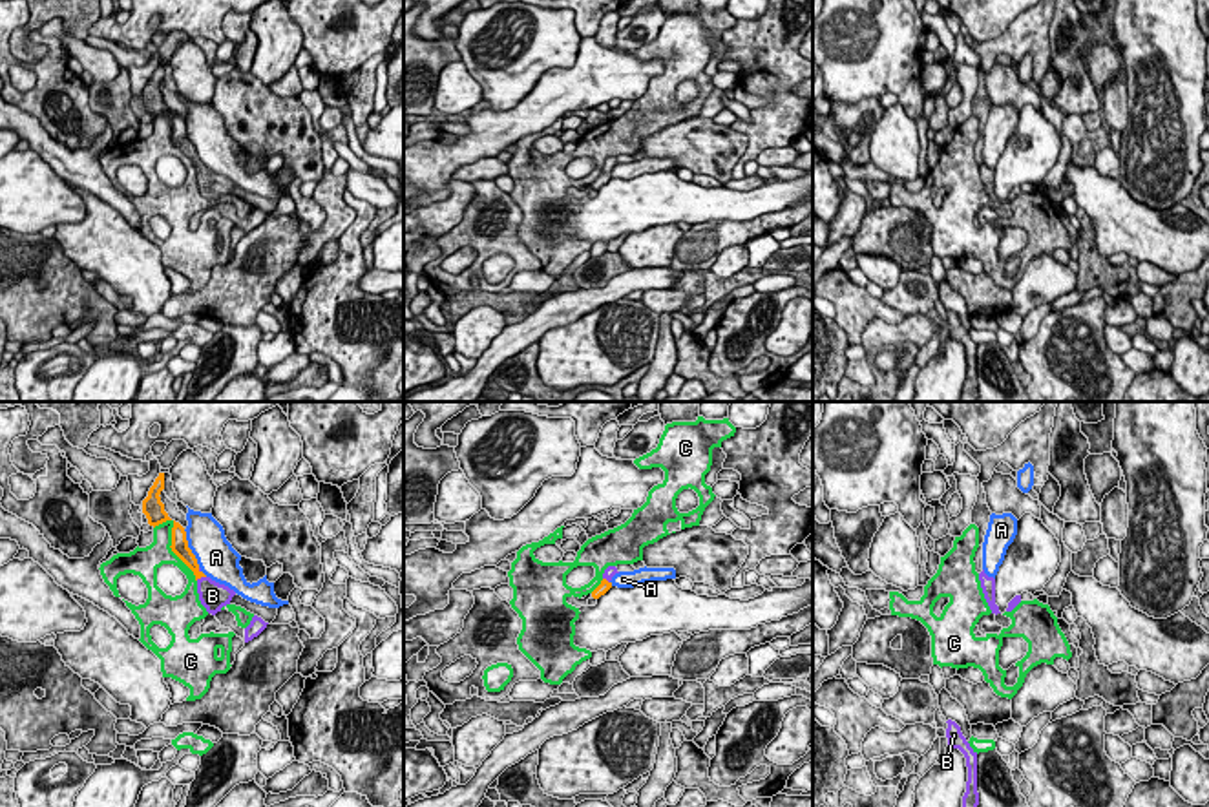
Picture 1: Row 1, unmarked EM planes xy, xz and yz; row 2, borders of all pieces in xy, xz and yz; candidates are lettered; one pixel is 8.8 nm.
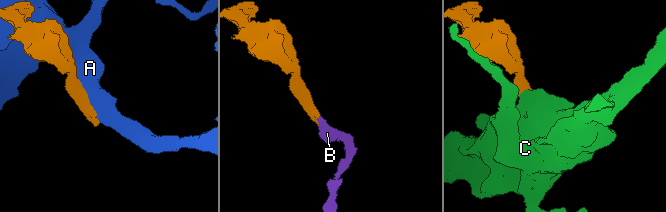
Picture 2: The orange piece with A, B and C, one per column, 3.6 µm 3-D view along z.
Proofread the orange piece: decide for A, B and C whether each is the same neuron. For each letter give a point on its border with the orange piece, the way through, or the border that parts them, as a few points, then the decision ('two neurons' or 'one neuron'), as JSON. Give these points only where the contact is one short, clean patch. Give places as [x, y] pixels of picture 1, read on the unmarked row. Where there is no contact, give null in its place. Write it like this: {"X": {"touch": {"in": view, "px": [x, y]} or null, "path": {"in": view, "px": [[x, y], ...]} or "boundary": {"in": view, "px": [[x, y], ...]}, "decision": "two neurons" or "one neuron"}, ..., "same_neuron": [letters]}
{"A": {"touch": {"in": "xy", "px": [189, 139]}, "decision": "two neurons"}, "B": {"touch": {"in": "xy", "px": [199, 168]}, "path": {"in": "xy", "px": [[185, 145], [199, 168], [212, 187]]}, "decision": "one neuron"}, "C": {"touch": {"in": "xy", "px": [172, 136]}, "decision": "two neurons"}, "same_neuron": ["B"]}

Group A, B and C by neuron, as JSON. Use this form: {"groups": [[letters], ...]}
{"groups": [["A"], ["B"], ["C"]]}

